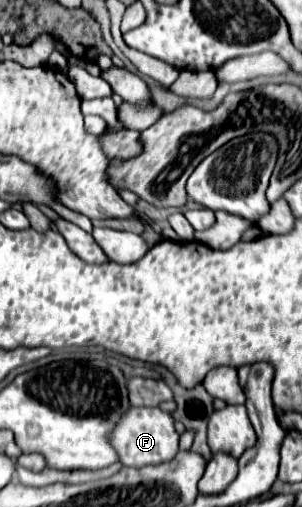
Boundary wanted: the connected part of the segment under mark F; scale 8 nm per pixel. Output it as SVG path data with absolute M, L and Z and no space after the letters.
M129 407L107 439L111 441L111 447L119 453L119 461L125 467L157 465L173 459L179 451L179 433L175 431L173 421L173 415L163 413L159 407Z

